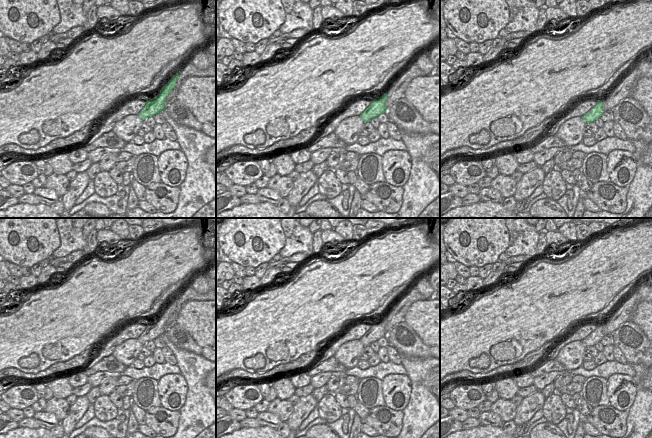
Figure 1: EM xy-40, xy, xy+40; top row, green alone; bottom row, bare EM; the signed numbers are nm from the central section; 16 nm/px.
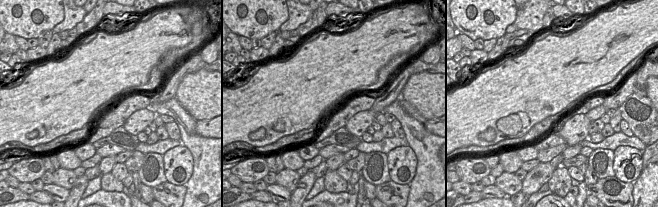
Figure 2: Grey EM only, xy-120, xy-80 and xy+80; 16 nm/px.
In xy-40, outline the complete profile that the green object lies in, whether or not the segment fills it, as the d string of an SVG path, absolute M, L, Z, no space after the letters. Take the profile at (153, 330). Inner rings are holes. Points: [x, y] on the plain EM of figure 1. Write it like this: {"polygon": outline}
{"polygon": "M188 286L178 297L176 297L160 314L158 319L153 323L146 324L146 329L137 338L142 344L146 344L148 341L154 340L161 334L167 331L167 320L174 313L177 302L187 296L188 291L193 291L191 286Z"}

